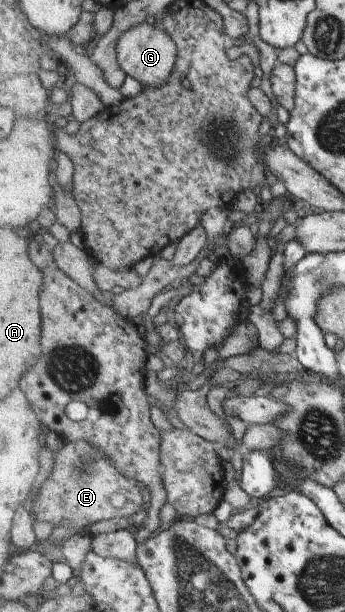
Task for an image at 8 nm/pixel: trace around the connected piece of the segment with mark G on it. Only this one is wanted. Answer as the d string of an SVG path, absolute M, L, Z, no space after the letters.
M143 21L120 36L117 52L125 74L140 80L146 89L162 85L172 75L176 67L178 46L176 40L165 29Z

